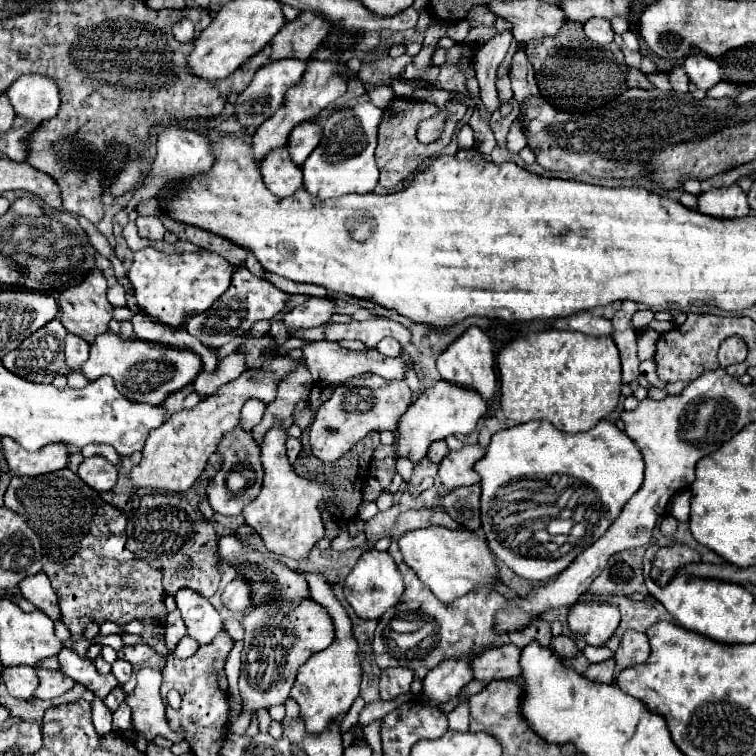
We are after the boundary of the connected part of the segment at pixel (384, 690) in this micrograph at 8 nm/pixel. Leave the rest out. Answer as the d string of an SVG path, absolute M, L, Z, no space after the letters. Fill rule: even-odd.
M404 667L386 669L380 675L380 695L382 699L396 699L400 695L406 695L410 685L414 681L414 673Z

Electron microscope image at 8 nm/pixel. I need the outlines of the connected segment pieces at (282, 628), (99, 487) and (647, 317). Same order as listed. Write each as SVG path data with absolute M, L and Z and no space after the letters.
M302 601L300 607L290 611L282 605L250 607L250 613L242 619L242 627L246 631L244 649L260 649L260 671L252 671L250 663L244 663L240 671L240 695L244 709L242 715L234 720L231 731L239 736L246 733L253 711L284 705L300 665L304 665L314 653L330 647L334 641L332 617L314 601Z
M100 455L84 459L78 467L78 477L88 483L94 491L110 491L116 483L116 475L116 467Z
M650 309L637 311L630 322L632 328L637 331L645 329L643 327L648 327L649 323L655 318L655 313Z

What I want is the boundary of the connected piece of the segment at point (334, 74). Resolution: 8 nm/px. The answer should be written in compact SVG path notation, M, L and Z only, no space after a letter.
M312 61L308 63L306 67L306 73L300 81L300 85L296 85L294 89L288 91L286 99L284 99L284 105L280 107L280 111L276 111L276 115L272 115L272 119L264 121L256 133L252 135L252 151L254 151L254 159L256 159L256 165L260 167L264 155L268 155L268 151L274 151L274 149L284 149L288 145L288 137L292 133L292 129L304 121L312 121L314 117L318 117L320 111L324 111L332 101L336 101L338 97L342 97L346 93L346 87L344 87L344 79L340 77L338 65L334 61Z

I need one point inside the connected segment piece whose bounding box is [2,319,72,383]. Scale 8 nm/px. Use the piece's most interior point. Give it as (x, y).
(38, 358)

